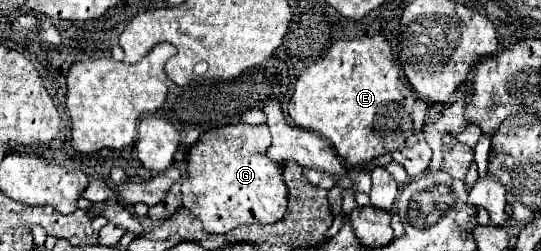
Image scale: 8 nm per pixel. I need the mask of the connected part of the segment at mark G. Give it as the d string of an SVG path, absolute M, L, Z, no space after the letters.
M226 125L204 133L188 151L188 181L182 185L182 203L202 221L208 233L228 233L238 225L276 223L288 205L288 187L282 179L282 165L266 157L270 131L266 125Z

